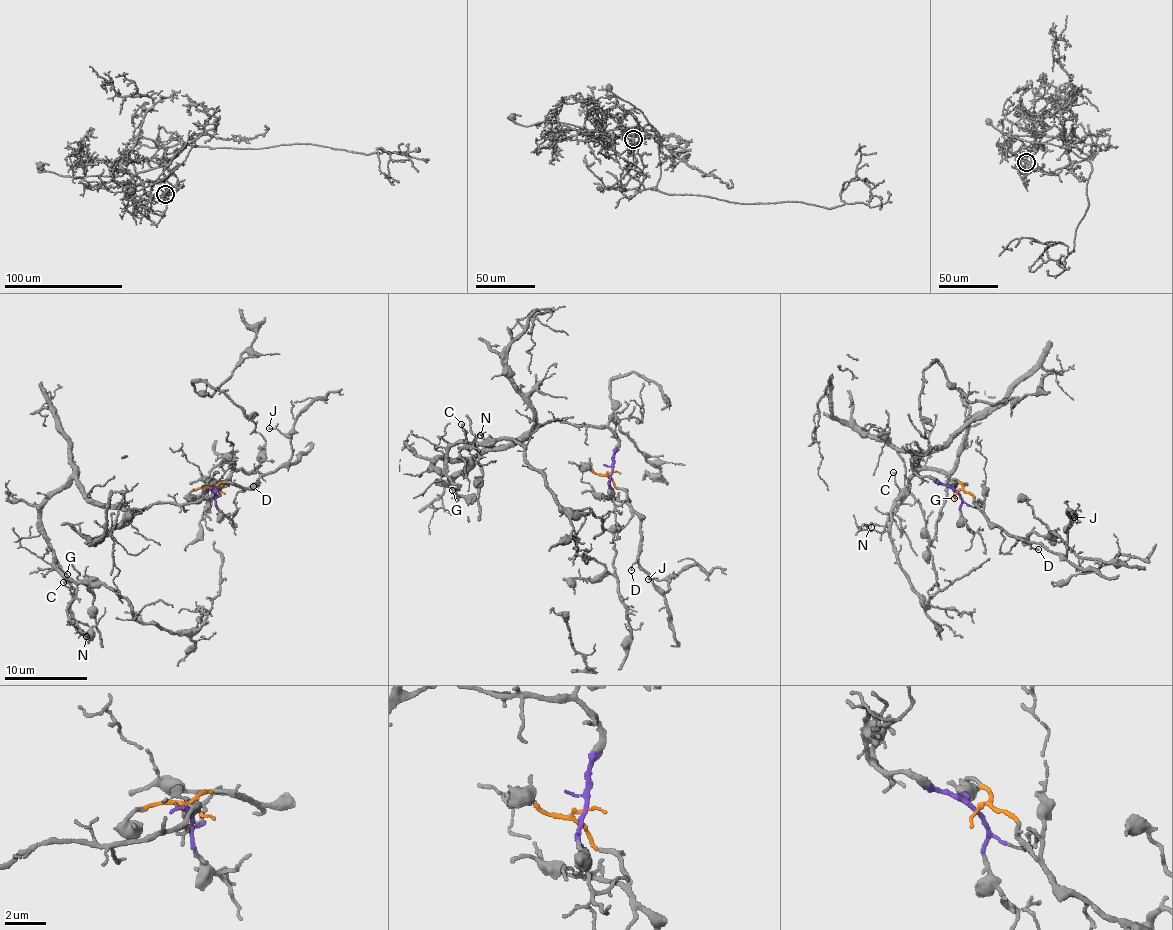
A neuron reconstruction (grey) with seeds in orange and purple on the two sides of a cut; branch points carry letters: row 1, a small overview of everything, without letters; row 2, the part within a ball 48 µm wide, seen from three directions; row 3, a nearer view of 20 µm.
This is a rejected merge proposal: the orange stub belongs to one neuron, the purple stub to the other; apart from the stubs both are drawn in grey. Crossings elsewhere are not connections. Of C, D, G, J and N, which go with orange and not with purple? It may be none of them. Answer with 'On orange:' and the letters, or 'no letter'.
On orange: D, J

